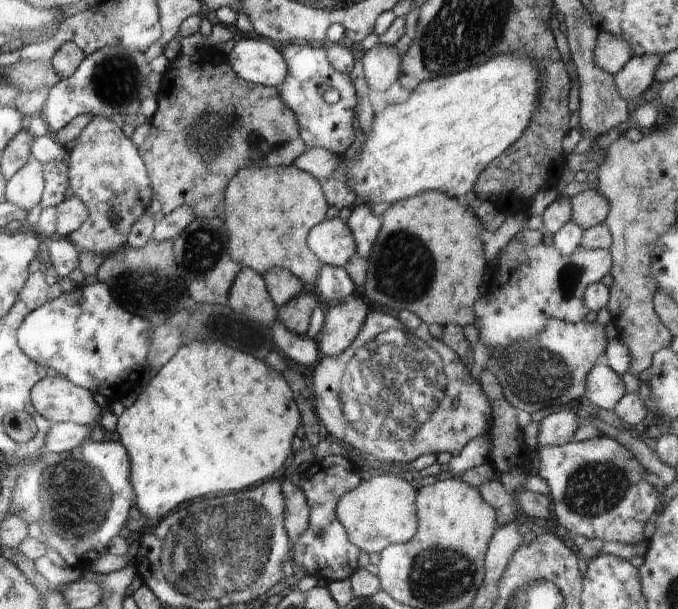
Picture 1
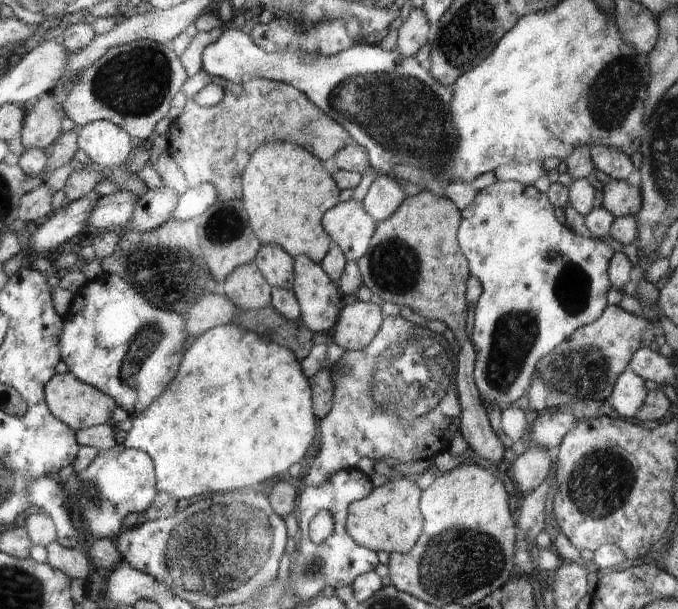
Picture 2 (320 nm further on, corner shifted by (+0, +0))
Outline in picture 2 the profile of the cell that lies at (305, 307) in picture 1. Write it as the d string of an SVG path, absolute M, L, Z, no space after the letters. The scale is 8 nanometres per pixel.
M305 256L296 258L296 284L292 289L301 305L300 320L313 333L329 332L339 320L342 300L332 281L320 263Z

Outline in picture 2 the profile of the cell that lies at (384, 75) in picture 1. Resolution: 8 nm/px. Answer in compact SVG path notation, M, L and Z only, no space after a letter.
M422 7L412 9L398 29L397 48L403 57L414 57L426 44L432 25Z

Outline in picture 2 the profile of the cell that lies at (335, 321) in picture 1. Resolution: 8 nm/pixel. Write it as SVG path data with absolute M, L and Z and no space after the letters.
M351 298L341 312L337 329L331 332L336 344L346 351L366 349L380 332L382 314L376 304Z

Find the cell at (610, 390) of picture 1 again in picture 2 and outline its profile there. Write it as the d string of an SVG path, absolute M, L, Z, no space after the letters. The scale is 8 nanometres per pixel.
M628 367L618 377L611 395L607 398L608 402L620 415L634 418L644 404L648 392L644 382L643 378Z

